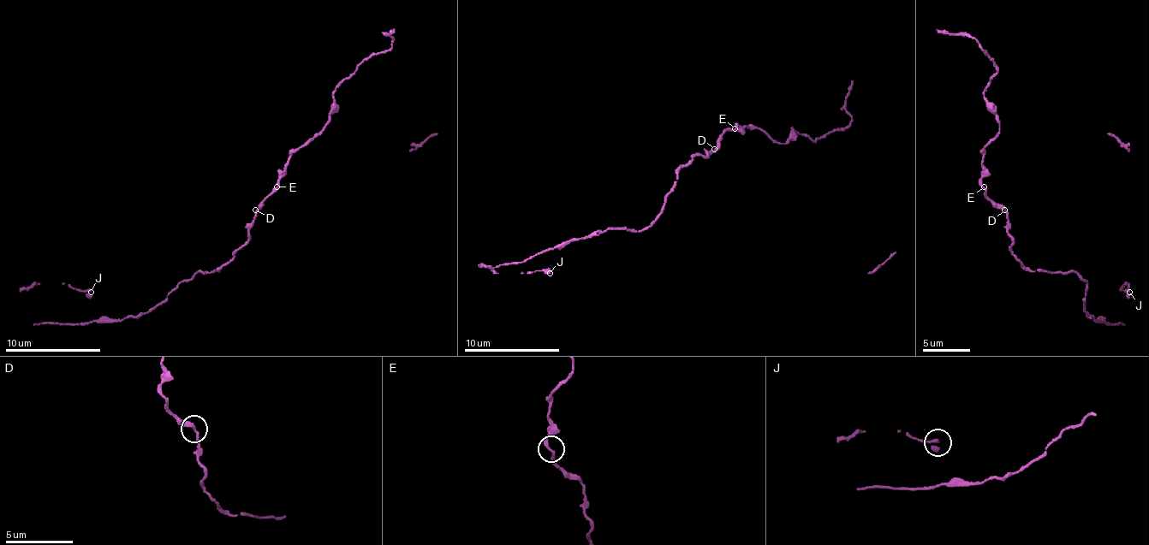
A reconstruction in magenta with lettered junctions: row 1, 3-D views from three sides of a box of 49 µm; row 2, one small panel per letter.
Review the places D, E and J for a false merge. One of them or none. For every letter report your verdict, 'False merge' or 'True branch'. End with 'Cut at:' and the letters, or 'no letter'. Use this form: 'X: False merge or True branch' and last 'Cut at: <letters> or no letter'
D: True branch
E: True branch
J: True branch
Cut at: no letter

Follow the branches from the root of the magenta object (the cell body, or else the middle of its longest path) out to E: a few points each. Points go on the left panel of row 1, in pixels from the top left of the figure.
E: (255, 210), (276, 186)

